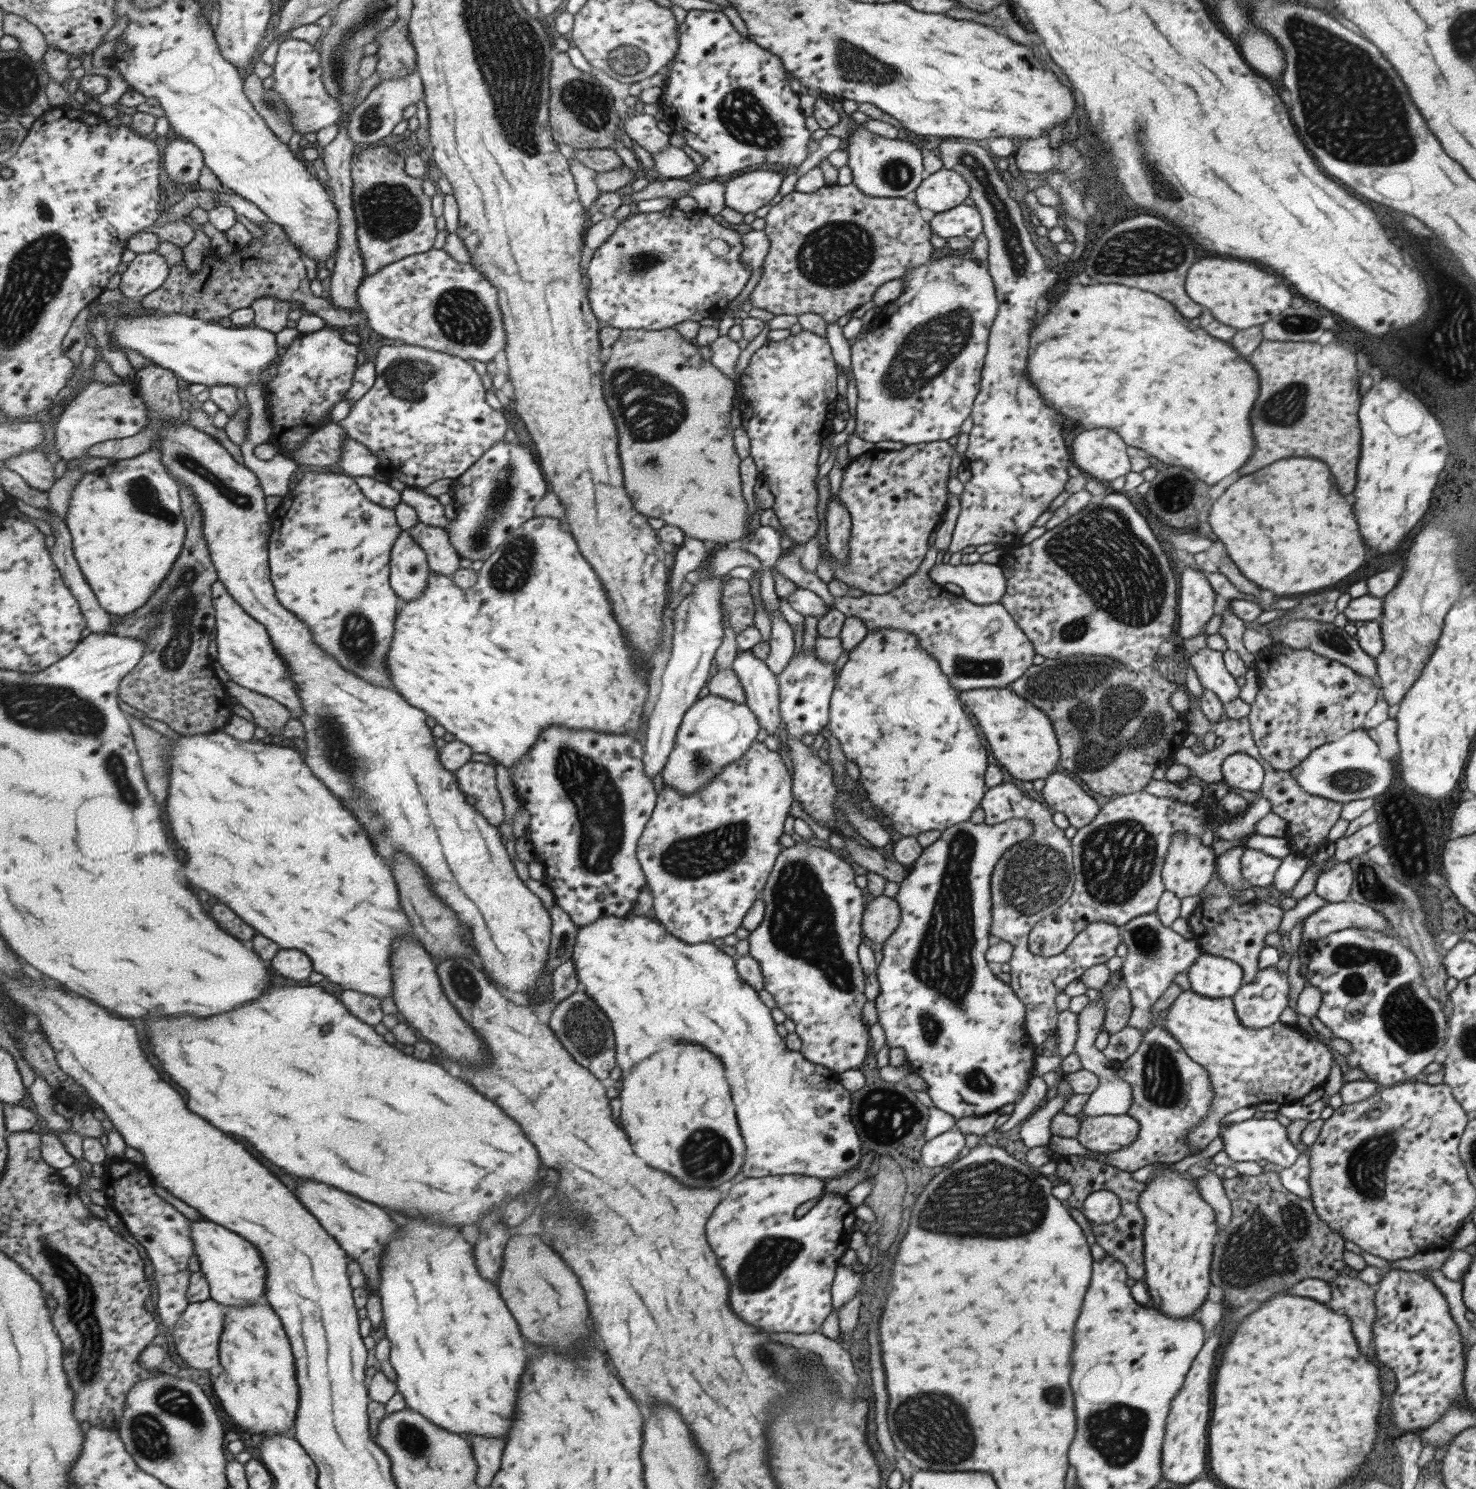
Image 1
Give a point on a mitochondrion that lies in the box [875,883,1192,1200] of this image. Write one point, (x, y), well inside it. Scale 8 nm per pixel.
(1161, 1079)

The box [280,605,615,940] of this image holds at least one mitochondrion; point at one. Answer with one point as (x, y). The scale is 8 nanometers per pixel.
(337, 753)

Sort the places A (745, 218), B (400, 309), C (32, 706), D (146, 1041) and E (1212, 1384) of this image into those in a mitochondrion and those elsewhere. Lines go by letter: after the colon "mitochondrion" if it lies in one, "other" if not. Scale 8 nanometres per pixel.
A: other
B: other
C: mitochondrion
D: other
E: other

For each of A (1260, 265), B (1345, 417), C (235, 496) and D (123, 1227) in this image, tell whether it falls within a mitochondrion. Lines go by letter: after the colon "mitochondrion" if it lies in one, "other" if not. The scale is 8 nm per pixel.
A: other
B: other
C: mitochondrion
D: other

